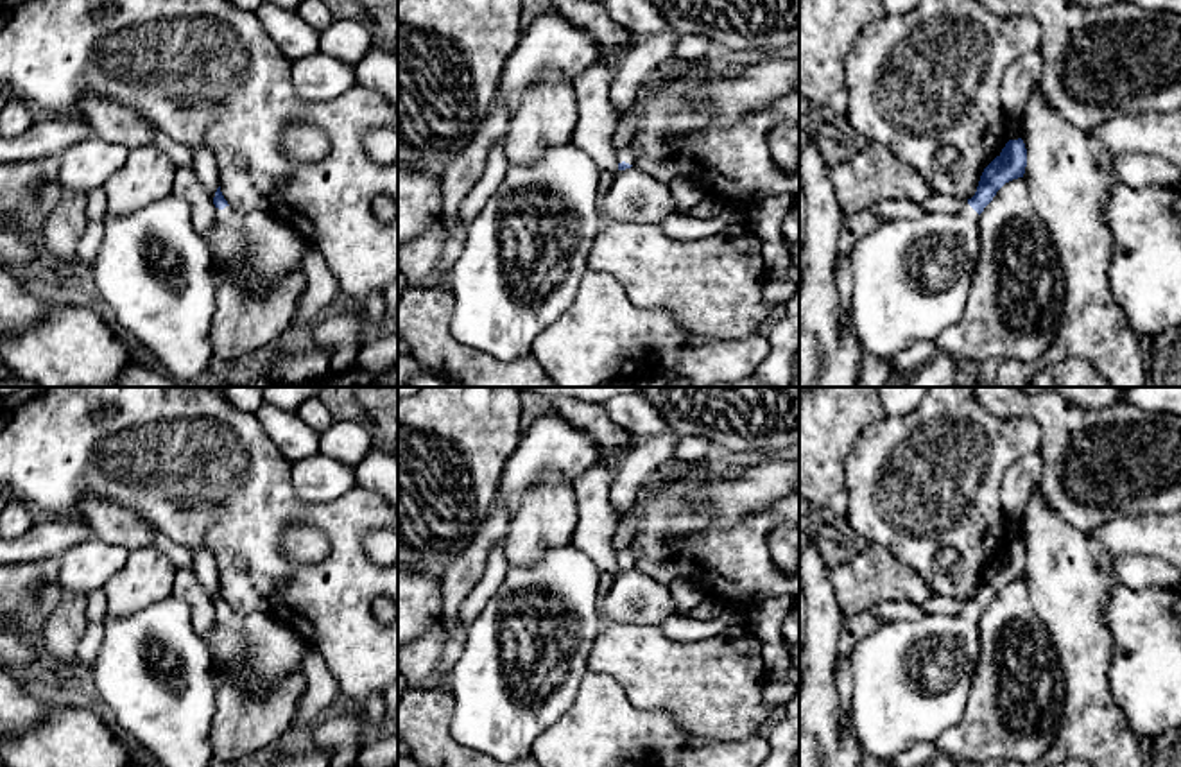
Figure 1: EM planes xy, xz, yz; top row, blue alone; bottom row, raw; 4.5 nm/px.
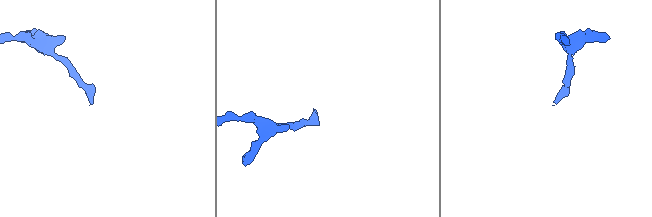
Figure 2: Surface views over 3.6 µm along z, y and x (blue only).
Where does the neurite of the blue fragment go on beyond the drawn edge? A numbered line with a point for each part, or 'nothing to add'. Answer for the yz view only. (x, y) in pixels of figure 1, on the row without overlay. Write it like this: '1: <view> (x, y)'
1: yz (913, 681)

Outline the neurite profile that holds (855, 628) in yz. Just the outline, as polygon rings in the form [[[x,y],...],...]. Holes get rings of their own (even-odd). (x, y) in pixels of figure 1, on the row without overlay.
[[[871,611],[857,613],[844,620],[839,640],[837,665],[851,652],[851,649],[866,636],[880,627],[880,620]]]

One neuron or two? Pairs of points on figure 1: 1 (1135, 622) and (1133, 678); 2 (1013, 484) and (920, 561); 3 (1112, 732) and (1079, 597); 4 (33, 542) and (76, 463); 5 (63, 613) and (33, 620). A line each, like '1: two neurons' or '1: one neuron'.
1: one neuron
2: two neurons
3: one neuron
4: two neurons
5: two neurons

